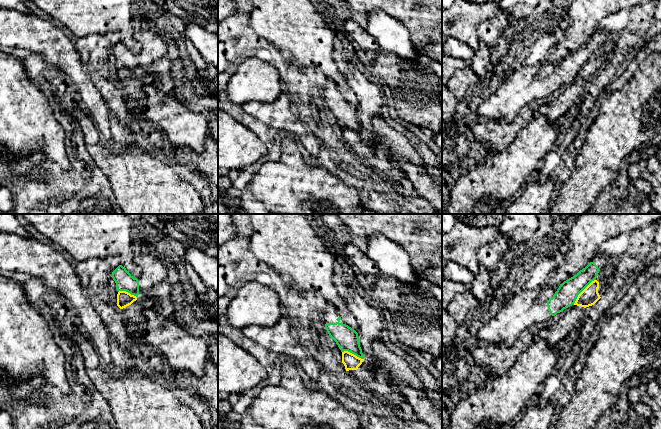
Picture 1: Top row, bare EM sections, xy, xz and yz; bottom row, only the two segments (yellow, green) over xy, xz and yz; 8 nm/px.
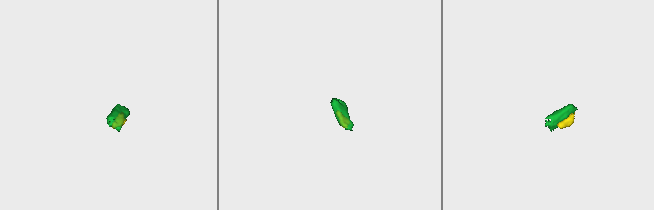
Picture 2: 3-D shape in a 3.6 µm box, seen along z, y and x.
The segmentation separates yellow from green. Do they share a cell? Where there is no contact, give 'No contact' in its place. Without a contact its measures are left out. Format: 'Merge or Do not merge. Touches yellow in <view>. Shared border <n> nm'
Do not merge. Touches yellow in yz. Shared border 280 nm

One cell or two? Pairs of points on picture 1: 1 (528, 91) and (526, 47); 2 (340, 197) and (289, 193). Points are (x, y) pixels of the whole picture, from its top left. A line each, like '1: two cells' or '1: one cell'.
1: one cell
2: one cell

